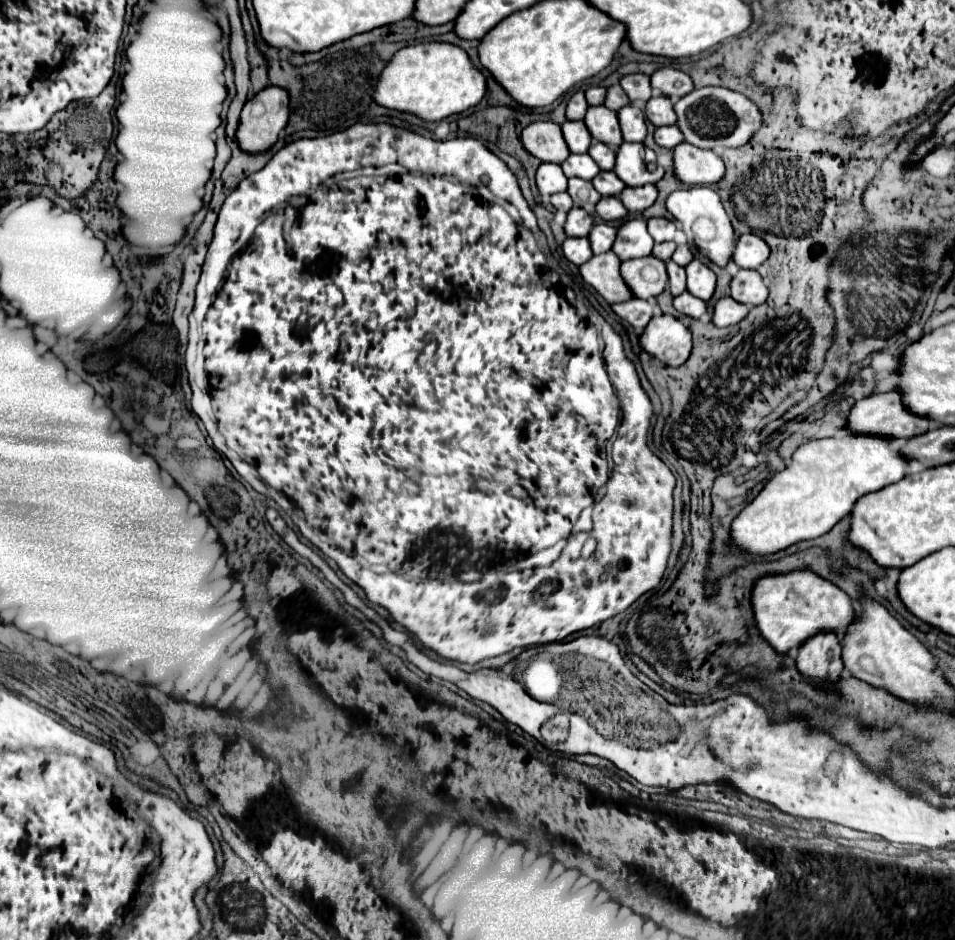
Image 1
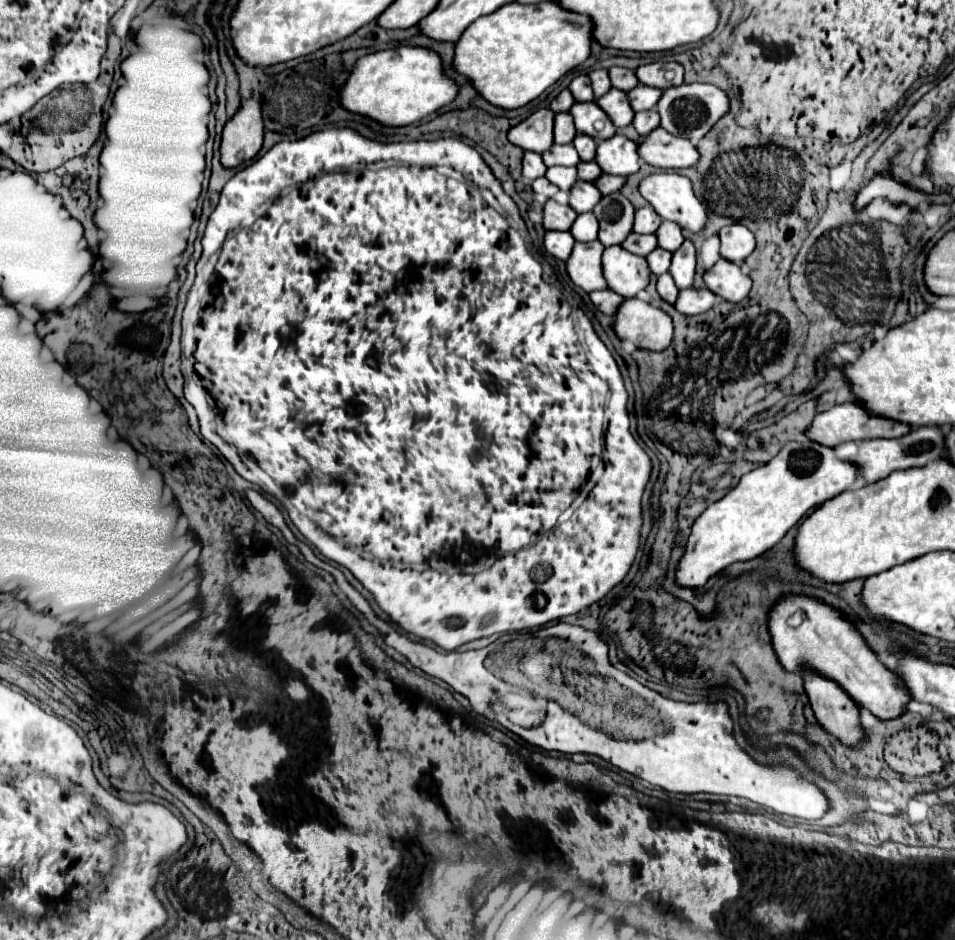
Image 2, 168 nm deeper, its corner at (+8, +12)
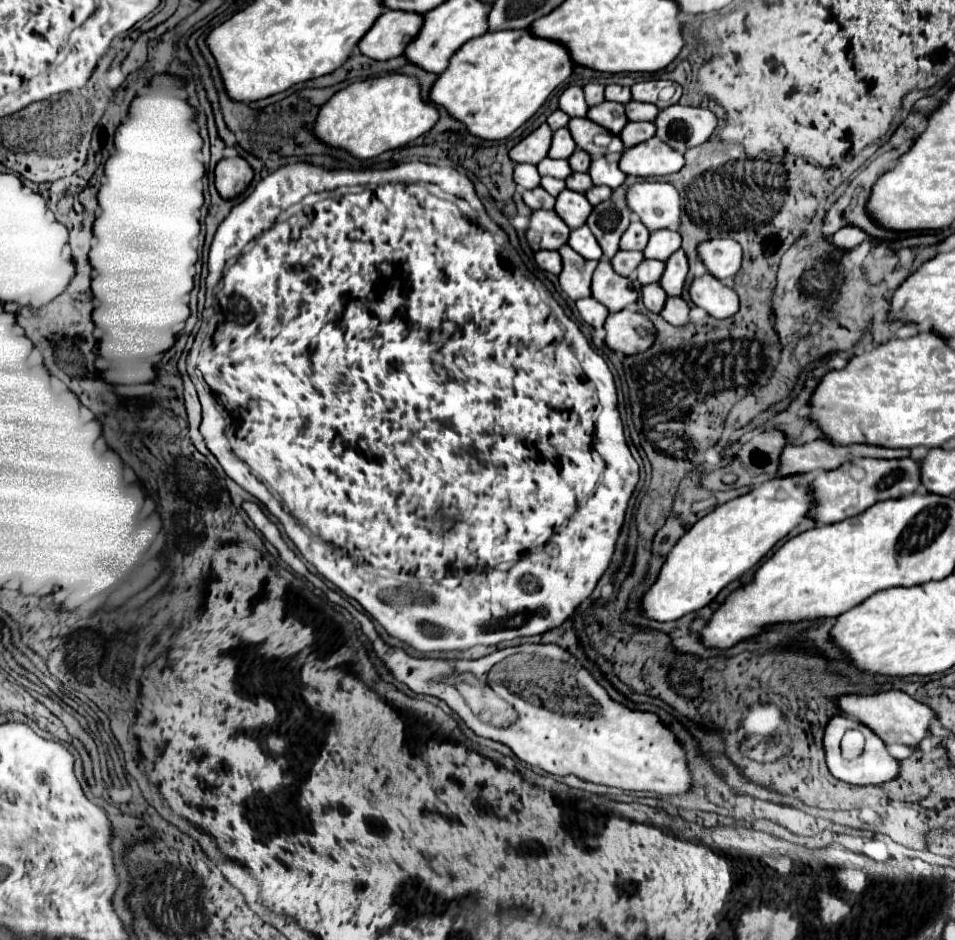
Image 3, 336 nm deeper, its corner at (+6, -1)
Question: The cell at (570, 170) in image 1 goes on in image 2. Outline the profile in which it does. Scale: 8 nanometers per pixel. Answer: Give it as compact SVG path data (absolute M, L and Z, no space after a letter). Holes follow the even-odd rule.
M552 145L548 151L542 153L544 157L544 163L548 167L552 165L578 165L580 163L580 157L574 149L574 145Z

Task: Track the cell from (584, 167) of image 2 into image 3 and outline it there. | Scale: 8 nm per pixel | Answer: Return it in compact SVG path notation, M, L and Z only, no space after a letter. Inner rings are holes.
M570 174L570 178L564 180L566 182L566 188L568 190L574 190L574 192L584 192L588 188L592 188L592 180L590 180L590 174Z

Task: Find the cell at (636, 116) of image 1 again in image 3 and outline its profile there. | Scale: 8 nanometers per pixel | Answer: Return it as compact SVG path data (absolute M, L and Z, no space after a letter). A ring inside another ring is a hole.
M602 102L602 104L594 106L594 108L590 108L586 118L590 118L592 122L604 126L612 134L620 134L624 124L628 122L628 118L624 114L624 106L618 104L618 102Z

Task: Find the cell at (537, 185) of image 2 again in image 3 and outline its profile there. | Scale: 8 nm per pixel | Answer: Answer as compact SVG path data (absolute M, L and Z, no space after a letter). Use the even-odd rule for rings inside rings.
M542 188L526 190L526 192L522 194L522 200L526 202L526 206L528 206L530 210L538 210L538 208L552 210L552 208L554 208L554 202L556 202L556 200L554 200L546 190L542 190Z

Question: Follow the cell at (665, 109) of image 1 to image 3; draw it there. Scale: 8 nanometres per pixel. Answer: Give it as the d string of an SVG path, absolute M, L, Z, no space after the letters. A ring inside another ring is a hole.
M628 102L626 106L626 118L632 120L632 122L640 122L640 120L656 120L656 114L658 114L658 108L654 104L644 104L644 102Z

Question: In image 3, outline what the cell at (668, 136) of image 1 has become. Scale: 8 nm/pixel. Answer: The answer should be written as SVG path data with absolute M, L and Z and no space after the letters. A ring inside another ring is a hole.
M628 122L620 134L622 142L626 148L636 146L648 138L652 138L656 134L656 126L654 122Z

